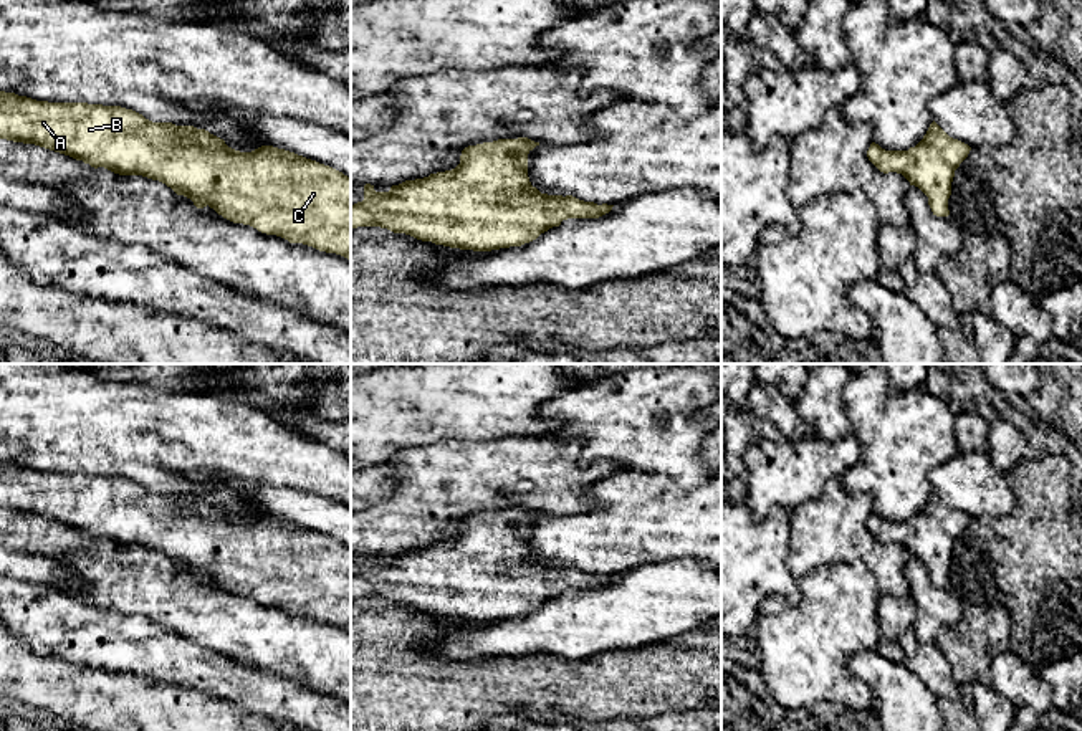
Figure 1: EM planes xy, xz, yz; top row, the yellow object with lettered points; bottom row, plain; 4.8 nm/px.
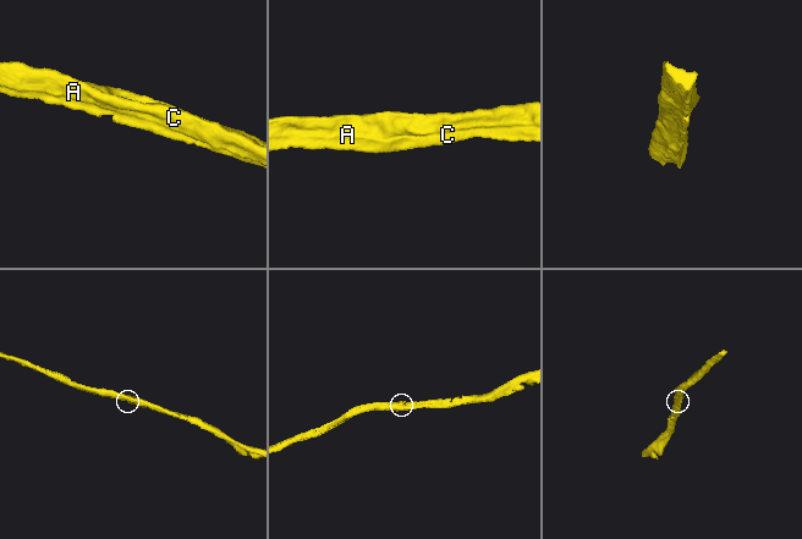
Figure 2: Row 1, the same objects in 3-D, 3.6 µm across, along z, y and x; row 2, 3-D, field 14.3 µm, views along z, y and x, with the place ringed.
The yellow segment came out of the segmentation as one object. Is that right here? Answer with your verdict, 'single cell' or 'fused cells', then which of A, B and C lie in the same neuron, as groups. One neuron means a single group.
single cell; groups A B C

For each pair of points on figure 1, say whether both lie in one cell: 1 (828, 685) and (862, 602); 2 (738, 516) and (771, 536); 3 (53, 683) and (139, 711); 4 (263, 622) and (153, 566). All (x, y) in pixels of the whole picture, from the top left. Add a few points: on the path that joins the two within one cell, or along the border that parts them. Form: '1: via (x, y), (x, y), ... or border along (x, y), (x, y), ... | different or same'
1: via (828, 665), (828, 637), (842, 622) | same
2: via (746, 525), (758, 536), (763, 536) | same
3: via (75, 693), (118, 705) | same
4: via (235, 622), (224, 622), (196, 609), (181, 594) | same

